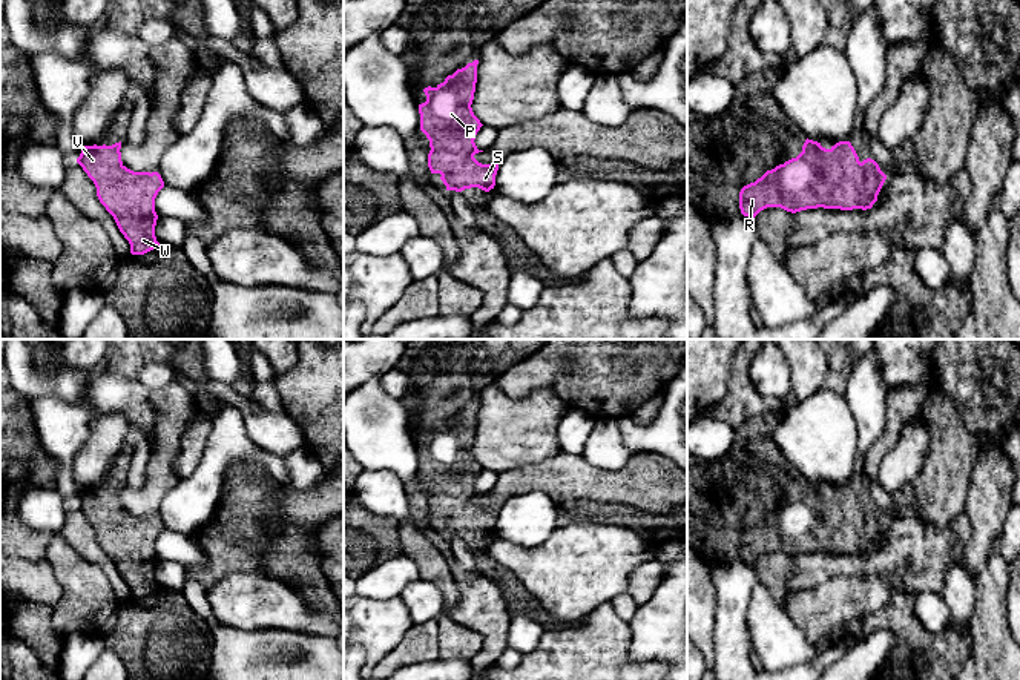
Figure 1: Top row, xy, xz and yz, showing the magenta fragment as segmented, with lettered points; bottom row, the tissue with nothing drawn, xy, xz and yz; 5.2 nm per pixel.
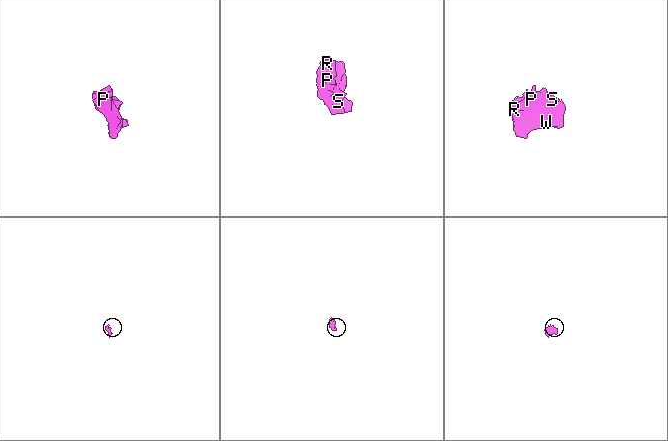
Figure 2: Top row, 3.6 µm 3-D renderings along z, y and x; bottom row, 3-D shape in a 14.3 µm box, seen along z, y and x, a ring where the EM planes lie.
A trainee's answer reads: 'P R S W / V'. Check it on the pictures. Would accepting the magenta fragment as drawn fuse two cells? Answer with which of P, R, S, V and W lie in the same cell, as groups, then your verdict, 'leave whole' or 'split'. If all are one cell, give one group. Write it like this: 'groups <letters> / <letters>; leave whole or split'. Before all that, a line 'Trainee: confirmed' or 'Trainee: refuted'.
Trainee: refuted
groups P R S V W; leave whole

